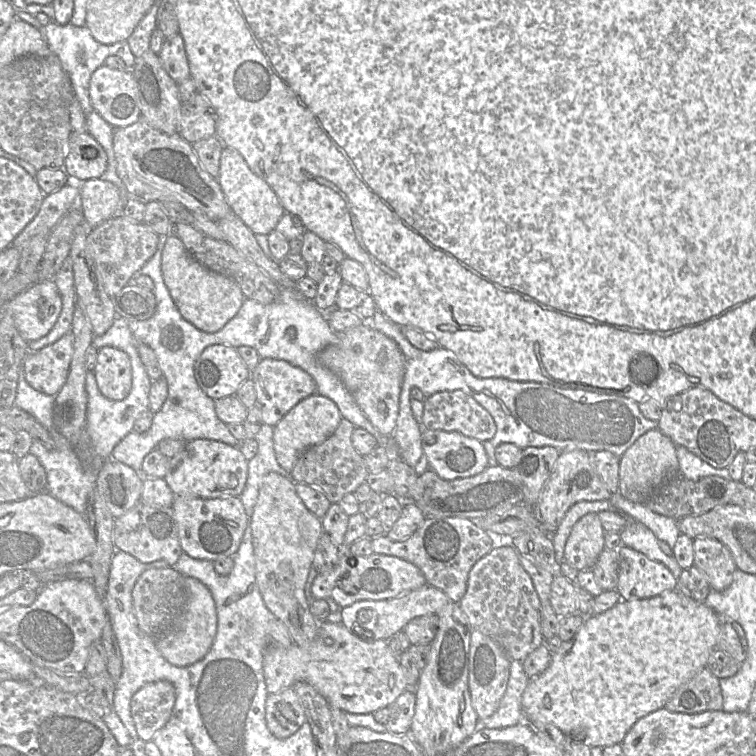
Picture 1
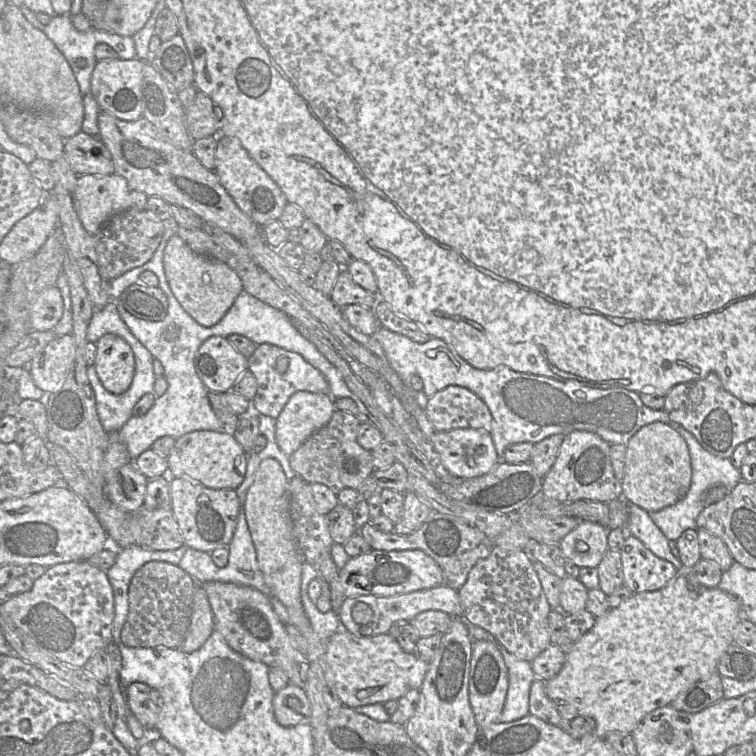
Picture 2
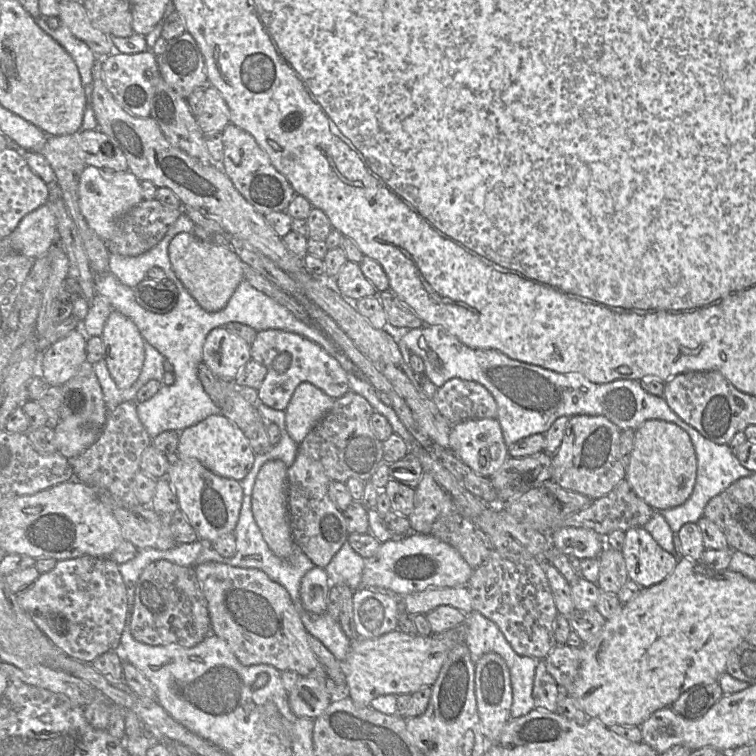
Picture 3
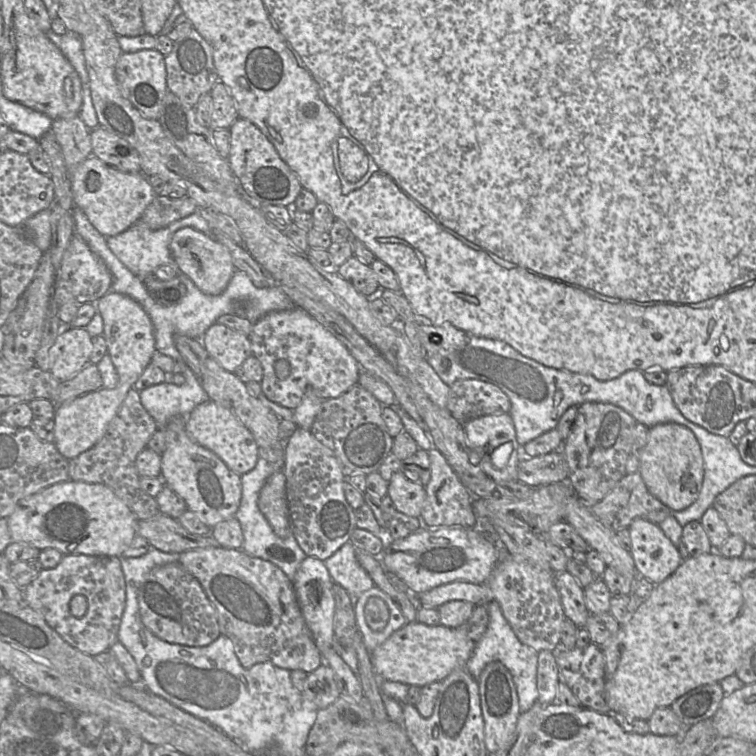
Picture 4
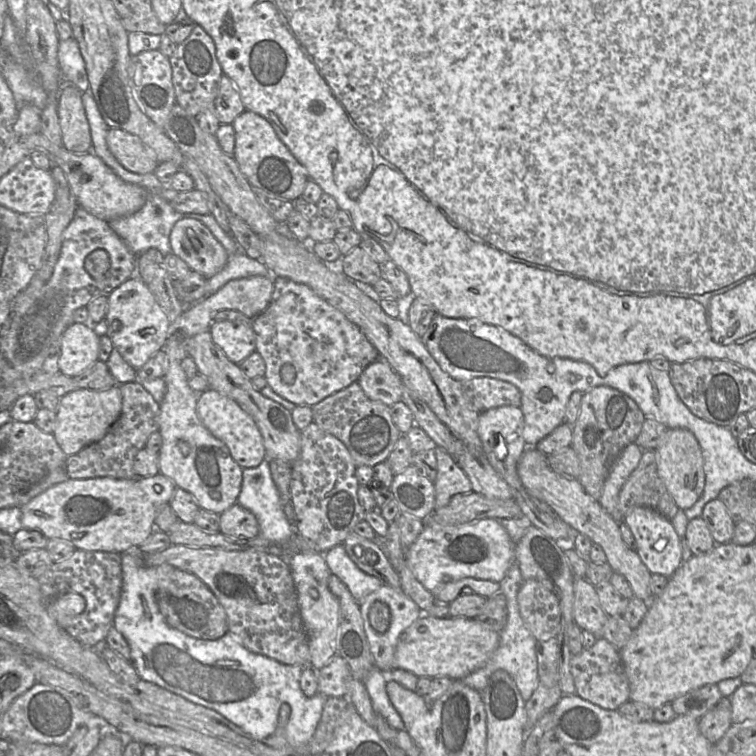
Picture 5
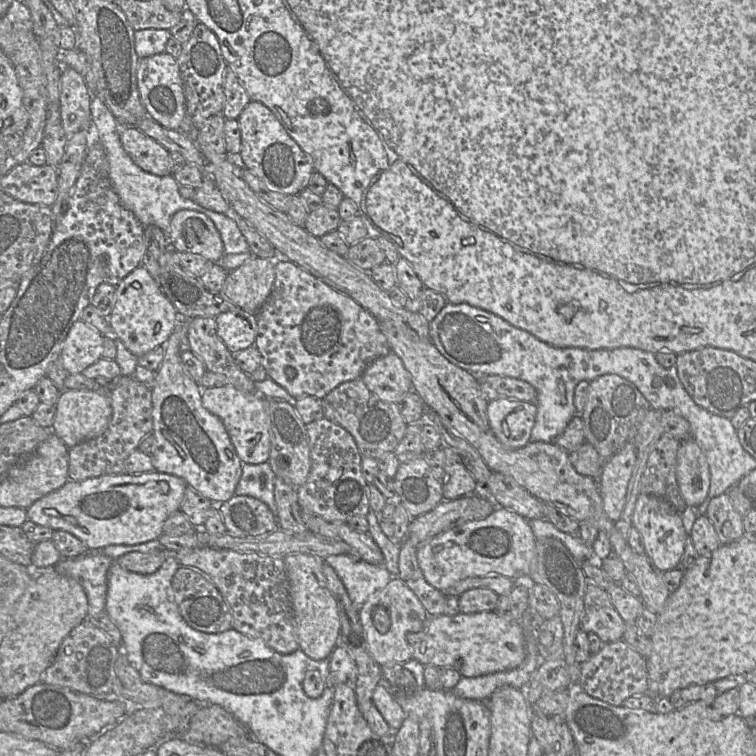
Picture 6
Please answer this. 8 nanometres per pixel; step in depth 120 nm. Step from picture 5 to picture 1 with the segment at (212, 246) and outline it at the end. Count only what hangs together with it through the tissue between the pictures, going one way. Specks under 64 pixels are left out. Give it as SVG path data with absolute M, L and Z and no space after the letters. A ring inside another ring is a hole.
M168 235L161 257L165 285L182 317L200 331L214 333L222 329L241 308L245 299L231 278L213 272L197 262L175 235Z

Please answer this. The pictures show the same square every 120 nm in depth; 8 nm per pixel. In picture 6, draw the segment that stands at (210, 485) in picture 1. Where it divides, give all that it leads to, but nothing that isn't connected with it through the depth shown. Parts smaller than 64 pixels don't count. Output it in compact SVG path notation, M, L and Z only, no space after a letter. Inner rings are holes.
M230 384L202 388L202 405L222 421L242 463L267 462L271 448L270 419L266 411L266 398L256 393L245 393Z

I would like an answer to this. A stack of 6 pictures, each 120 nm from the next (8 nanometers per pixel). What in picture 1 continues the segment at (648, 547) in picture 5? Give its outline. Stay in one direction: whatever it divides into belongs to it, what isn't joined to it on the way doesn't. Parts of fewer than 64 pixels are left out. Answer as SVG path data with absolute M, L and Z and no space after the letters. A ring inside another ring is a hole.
M622 545L618 549L619 571L616 590L621 600L631 601L651 598L665 591L675 590L678 579L661 562L651 560L646 555L628 546Z

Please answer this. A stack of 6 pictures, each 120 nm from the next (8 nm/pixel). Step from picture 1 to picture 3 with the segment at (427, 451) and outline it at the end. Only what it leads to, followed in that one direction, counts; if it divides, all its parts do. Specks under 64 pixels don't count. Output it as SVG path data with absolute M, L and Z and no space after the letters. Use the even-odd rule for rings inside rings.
M496 418L467 420L453 425L449 449L483 477L491 477L509 458L509 448Z

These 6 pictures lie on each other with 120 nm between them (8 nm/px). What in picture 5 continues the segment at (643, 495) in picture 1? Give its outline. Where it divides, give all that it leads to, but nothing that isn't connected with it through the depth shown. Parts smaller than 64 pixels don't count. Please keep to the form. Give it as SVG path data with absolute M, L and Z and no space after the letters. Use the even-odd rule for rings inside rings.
M668 428L659 441L656 452L658 476L681 510L692 507L705 487L704 458L695 435L685 428Z

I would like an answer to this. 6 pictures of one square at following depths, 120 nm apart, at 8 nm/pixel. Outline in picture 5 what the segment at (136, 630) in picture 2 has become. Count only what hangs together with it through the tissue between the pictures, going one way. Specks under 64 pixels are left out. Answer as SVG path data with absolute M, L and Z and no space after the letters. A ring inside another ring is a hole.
M175 568L174 571L168 577L160 581L159 586L155 593L155 598L156 598L156 602L158 604L159 610L162 616L164 617L164 620L166 621L166 623L170 627L177 629L191 637L194 637L197 639L204 639L204 640L217 640L229 632L228 618L224 608L222 607L222 605L220 604L216 596L213 594L213 592L208 588L208 586L203 581L201 581L197 576L195 576L190 572Z

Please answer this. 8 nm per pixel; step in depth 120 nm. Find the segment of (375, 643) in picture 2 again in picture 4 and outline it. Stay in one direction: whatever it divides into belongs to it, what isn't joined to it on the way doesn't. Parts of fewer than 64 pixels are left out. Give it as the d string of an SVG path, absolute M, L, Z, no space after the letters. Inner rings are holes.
M415 620L393 632L370 653L370 658L374 672L384 680L423 687L442 681L456 668L465 667L475 643L456 628L429 626Z

